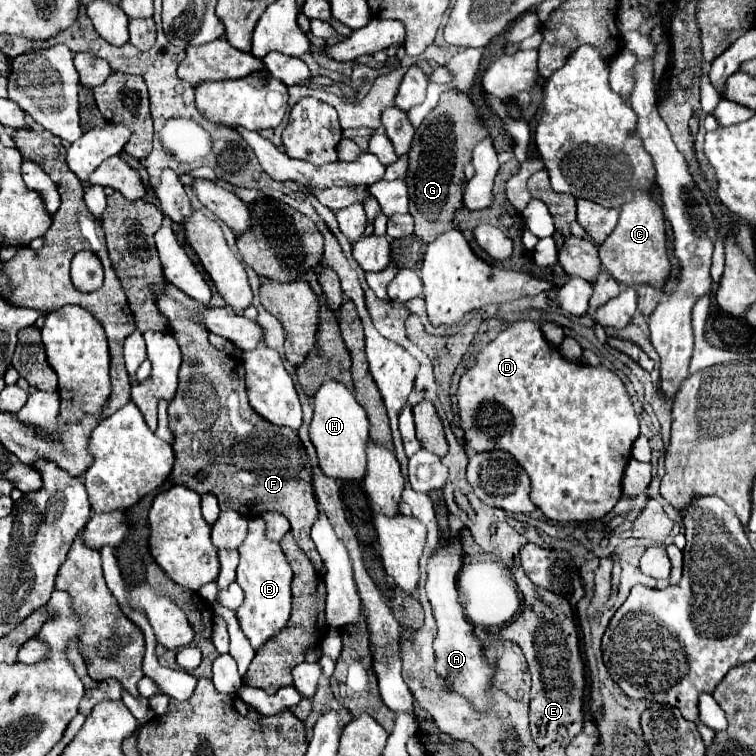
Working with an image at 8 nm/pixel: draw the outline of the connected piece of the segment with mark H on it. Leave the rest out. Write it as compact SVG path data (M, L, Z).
M324 381L314 395L314 417L310 425L310 441L318 451L318 463L322 473L328 477L340 477L346 481L362 479L366 475L366 441L368 441L368 419L354 393L340 381Z

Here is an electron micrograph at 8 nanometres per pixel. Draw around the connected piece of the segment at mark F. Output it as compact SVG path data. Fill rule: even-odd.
M168 281L154 285L154 293L158 311L170 321L182 349L178 391L168 405L168 425L174 435L172 449L176 453L172 483L184 485L198 495L214 493L222 511L232 509L246 519L262 517L268 511L282 513L292 525L298 547L316 569L322 569L322 559L310 539L310 529L320 511L314 495L312 465L300 437L288 427L278 427L262 419L250 407L242 363L218 351L208 341L206 327L190 321L192 311L198 307L192 297ZM198 471L206 471L204 481L194 479Z

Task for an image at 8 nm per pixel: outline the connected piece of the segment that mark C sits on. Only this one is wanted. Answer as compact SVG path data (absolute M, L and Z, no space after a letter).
M636 189L634 199L628 201L620 209L620 219L612 235L598 247L602 267L608 269L608 273L626 285L640 285L648 283L654 287L662 287L668 271L670 261L666 255L666 231L664 231L664 217L660 205L652 199L648 189Z

